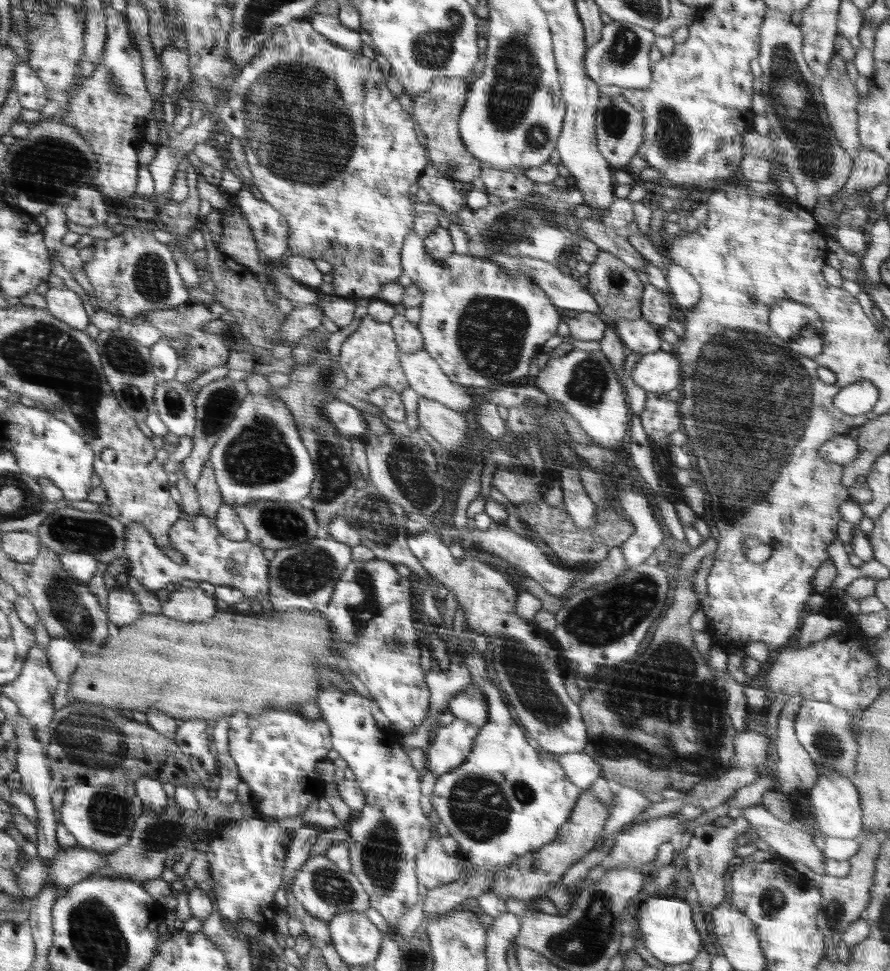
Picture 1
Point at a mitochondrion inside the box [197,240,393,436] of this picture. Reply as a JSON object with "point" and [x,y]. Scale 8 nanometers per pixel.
{"point":[327,375]}

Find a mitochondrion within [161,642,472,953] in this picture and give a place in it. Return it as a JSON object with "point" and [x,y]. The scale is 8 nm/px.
{"point":[381,856]}

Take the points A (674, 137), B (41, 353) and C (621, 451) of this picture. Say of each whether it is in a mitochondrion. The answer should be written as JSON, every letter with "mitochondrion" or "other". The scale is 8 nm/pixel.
{"A":"mitochondrion","B":"mitochondrion","C":"other"}

